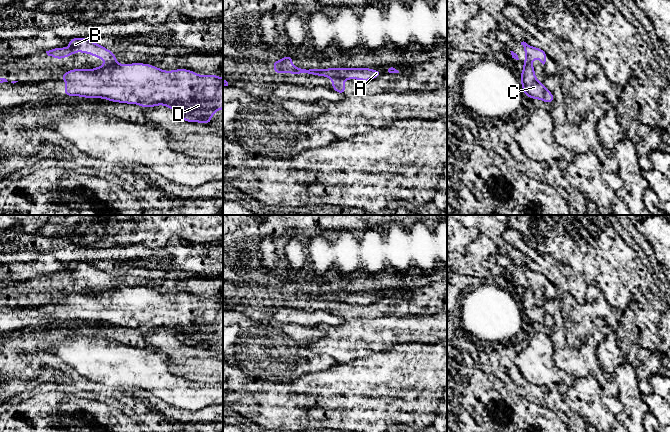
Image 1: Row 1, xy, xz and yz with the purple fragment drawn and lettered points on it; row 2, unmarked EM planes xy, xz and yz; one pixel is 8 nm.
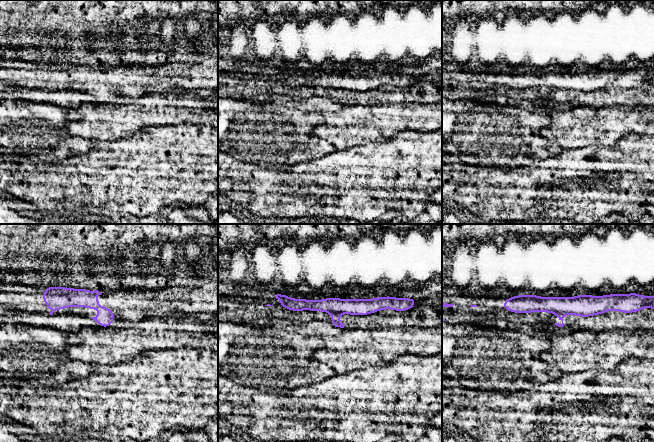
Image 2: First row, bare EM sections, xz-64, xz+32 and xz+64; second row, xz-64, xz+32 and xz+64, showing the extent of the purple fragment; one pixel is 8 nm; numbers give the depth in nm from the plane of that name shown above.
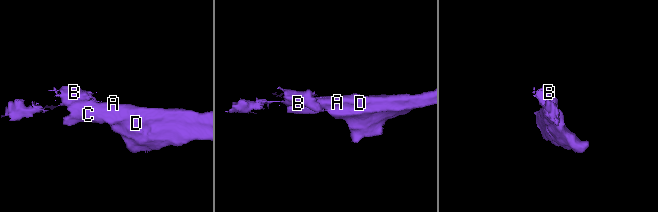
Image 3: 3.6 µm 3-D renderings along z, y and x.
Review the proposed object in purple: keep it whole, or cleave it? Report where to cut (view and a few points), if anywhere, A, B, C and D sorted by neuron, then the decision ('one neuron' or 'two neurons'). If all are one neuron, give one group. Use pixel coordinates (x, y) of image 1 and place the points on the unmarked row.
xy (117, 288), (103, 290) | A C D / B | two neurons

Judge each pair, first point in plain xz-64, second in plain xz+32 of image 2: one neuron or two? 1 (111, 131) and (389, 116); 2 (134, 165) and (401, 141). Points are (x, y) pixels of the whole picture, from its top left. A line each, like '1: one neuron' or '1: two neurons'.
1: one neuron
2: one neuron

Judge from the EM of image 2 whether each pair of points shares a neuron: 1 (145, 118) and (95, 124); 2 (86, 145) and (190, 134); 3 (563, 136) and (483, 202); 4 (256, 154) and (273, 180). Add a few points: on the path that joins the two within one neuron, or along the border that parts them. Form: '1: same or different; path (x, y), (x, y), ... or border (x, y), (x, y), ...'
1: same; path (133, 118), (107, 121)
2: different; border (91, 150), (69, 157)
3: different; border (585, 145), (579, 148), (565, 148), (562, 150)
4: different; border (241, 161), (257, 165), (288, 166)

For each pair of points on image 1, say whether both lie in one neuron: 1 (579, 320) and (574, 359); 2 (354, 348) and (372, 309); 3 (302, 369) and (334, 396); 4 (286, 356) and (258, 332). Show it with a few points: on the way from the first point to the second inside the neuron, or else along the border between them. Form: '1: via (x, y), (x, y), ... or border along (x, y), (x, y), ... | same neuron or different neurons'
1: via (579, 330), (579, 338), (572, 347), (573, 349) | same neuron
2: border along (391, 314), (347, 319) | different neurons
3: border along (331, 367), (294, 379) | different neurons
4: via (277, 356), (272, 356), (258, 341) | same neuron

